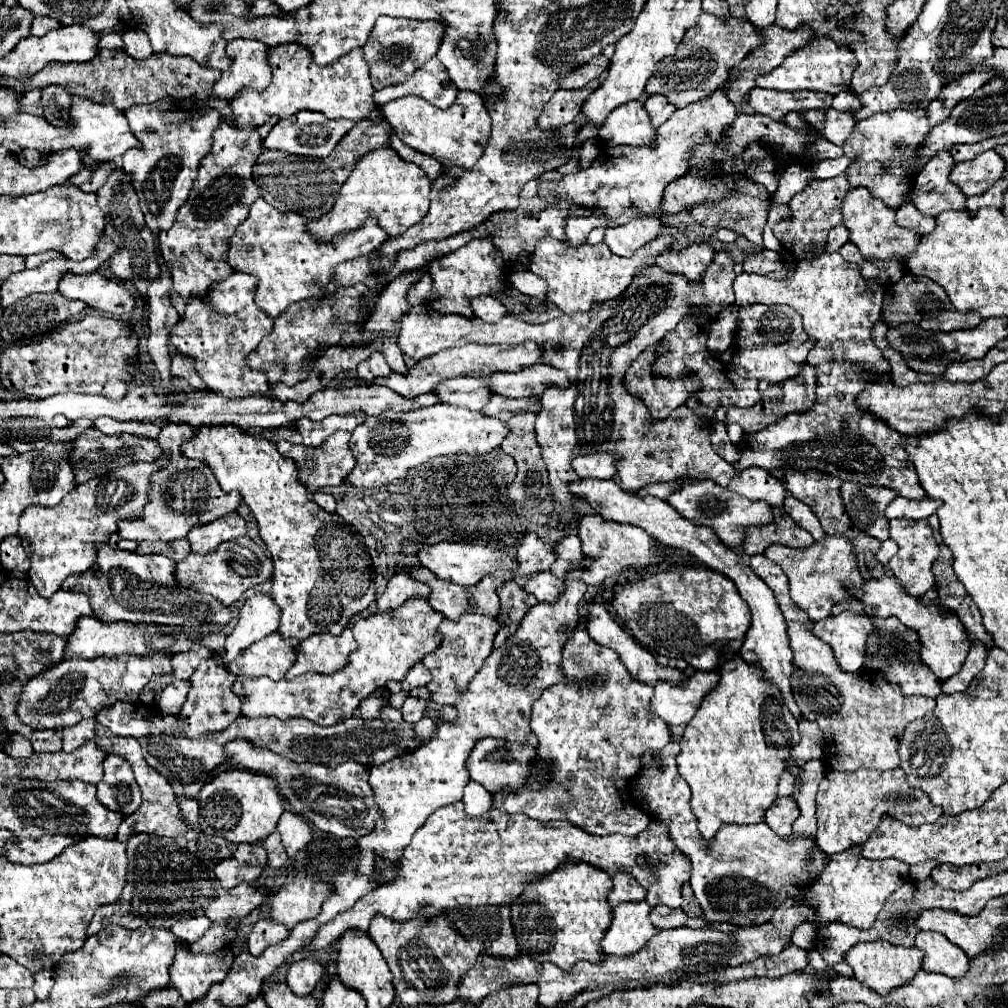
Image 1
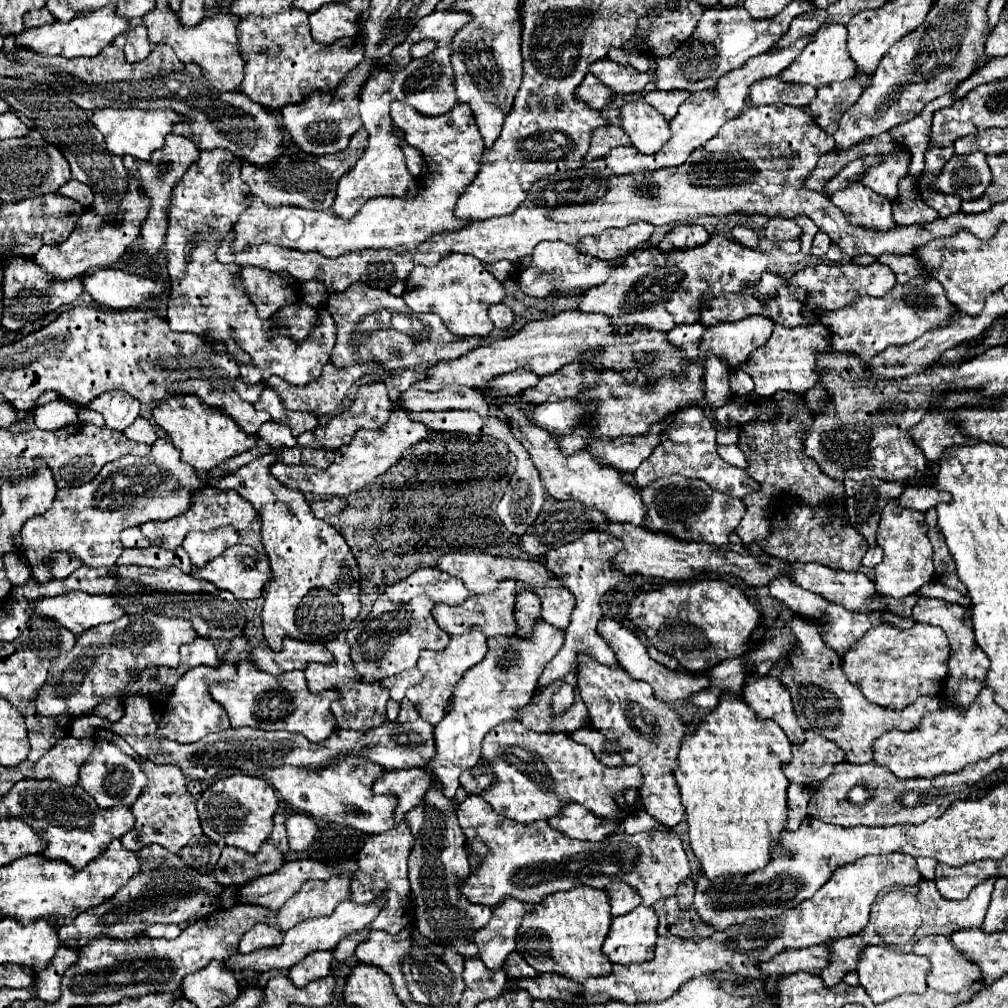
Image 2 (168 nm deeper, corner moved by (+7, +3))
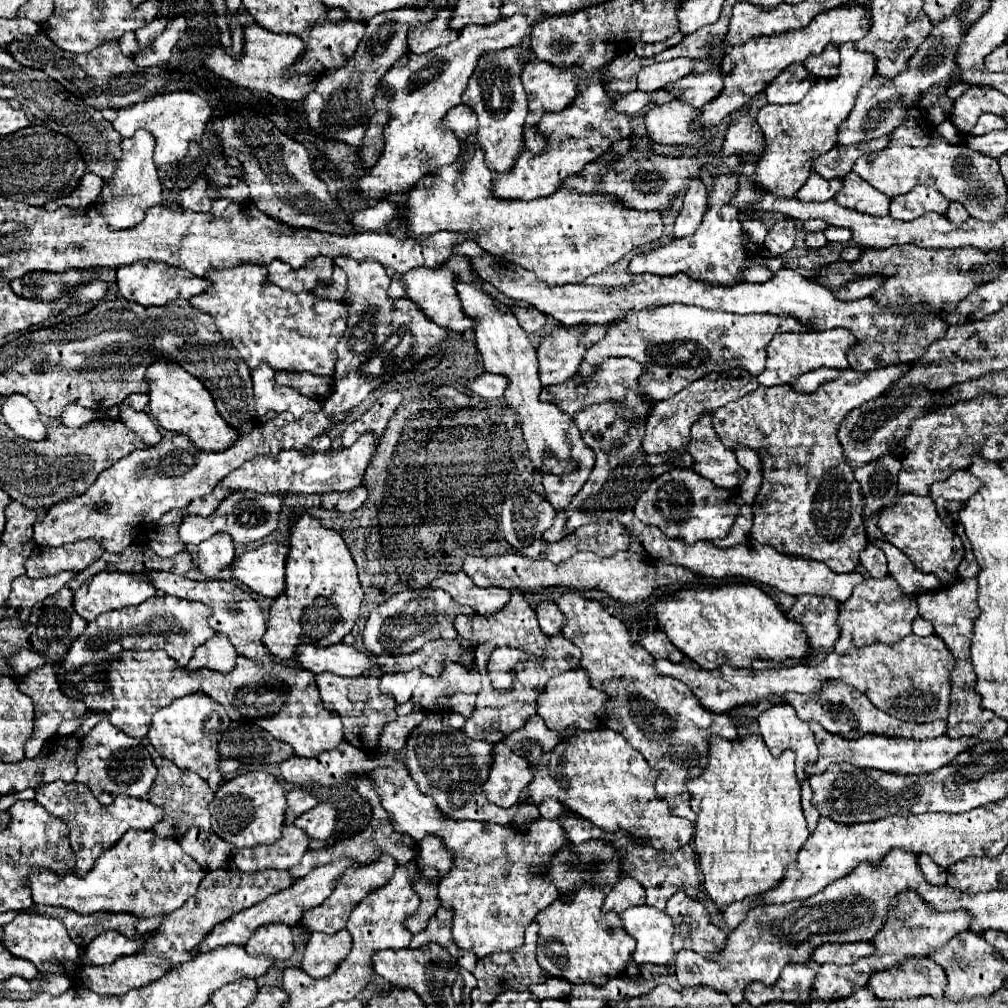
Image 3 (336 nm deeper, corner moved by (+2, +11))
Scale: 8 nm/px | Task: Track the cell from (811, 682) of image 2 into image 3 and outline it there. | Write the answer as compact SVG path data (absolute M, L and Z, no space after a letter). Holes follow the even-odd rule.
M833 680L833 682L825 684L821 688L821 694L811 696L811 698L809 696L799 696L799 694L787 694L785 702L795 708L797 716L801 720L819 722L827 732L839 734L839 736L843 736L847 740L855 740L855 738L861 738L865 734L877 734L877 736L889 736L889 738L925 740L925 738L941 736L947 730L945 720L937 720L937 722L919 726L919 724L911 724L911 722L903 722L903 720L897 720L893 716L887 716L885 712L877 712L877 708L867 700L867 696L863 696L855 688L849 688L841 680Z

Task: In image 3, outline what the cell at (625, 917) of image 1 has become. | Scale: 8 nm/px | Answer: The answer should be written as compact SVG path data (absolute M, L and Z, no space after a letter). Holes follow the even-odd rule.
M635 906L629 908L627 912L621 914L623 926L625 930L637 940L637 948L633 952L633 960L641 966L641 964L671 964L675 958L675 950L671 944L673 938L673 920L665 914L665 912L657 912L655 908L649 906Z

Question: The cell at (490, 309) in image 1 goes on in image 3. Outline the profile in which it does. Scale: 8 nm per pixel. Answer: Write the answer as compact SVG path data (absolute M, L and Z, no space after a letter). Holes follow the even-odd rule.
M513 308L513 314L519 320L521 328L529 334L541 332L547 326L547 316L543 312L537 312L535 308Z

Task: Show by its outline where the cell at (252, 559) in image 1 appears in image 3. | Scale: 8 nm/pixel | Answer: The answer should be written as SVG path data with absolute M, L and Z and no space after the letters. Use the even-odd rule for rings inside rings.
M269 542L269 544L263 544L255 550L249 550L249 552L241 554L239 558L235 558L233 564L229 566L229 570L233 572L233 580L239 580L249 590L253 590L261 596L275 598L277 594L283 594L283 590L285 590L285 562L287 562L287 556L289 556L289 546L287 544Z

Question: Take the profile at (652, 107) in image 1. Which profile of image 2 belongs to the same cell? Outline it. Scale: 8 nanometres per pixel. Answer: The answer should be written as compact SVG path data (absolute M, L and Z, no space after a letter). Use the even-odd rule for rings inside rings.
M652 88L650 92L646 92L642 96L644 102L652 104L660 114L664 114L666 120L672 120L678 112L678 106L688 98L688 92L680 92L680 90L656 90Z

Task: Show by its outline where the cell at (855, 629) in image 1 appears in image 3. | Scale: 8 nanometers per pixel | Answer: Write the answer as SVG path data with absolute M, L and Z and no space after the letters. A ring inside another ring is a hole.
M867 578L863 584L853 588L849 600L839 606L839 624L841 636L835 642L837 652L847 652L849 648L861 648L875 642L883 642L887 634L887 644L893 646L901 638L911 634L911 622L917 616L917 598L901 592L901 586L891 578ZM887 614L887 616L885 616Z

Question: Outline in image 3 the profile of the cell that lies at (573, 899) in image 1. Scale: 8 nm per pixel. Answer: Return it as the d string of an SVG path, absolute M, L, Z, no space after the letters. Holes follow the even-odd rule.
M581 888L581 892L575 896L573 902L565 904L561 900L555 900L549 908L537 914L539 924L539 940L537 940L537 962L551 978L561 978L571 984L595 984L603 986L609 978L621 976L625 972L625 964L629 964L633 954L633 938L621 928L621 918L615 912L601 912L601 906L605 902L605 892L599 888Z

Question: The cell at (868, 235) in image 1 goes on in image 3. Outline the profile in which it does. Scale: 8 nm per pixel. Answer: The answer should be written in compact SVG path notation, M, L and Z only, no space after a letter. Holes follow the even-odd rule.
M849 172L849 176L843 178L843 188L841 192L837 192L837 196L833 196L833 200L843 208L871 216L887 216L891 202L883 192L875 190L855 172Z

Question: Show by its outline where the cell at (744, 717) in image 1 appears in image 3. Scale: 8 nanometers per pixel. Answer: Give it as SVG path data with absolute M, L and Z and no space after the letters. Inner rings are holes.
M715 736L709 748L709 766L695 780L687 780L687 790L693 796L691 808L697 812L693 842L703 872L703 888L717 910L723 912L731 902L761 896L775 888L785 878L785 868L797 860L797 852L803 848L809 830L801 810L801 786L795 776L793 752L787 750L779 758L773 758L761 736L747 736L737 742Z

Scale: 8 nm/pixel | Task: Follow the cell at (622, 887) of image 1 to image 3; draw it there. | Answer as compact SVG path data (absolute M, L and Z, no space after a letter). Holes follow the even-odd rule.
M623 876L617 882L617 886L613 886L609 890L603 910L607 910L607 912L613 910L613 912L621 914L631 906L641 906L641 904L645 904L645 890L631 876Z

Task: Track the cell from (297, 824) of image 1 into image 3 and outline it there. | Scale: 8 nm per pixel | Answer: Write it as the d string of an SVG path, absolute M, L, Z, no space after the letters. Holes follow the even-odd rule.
M321 802L315 808L303 812L295 820L295 826L301 828L303 832L307 832L315 840L327 840L335 830L335 822L337 822L335 804L333 802Z

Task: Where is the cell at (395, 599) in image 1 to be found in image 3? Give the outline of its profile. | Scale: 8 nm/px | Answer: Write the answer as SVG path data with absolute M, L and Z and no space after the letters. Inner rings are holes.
M465 572L457 574L445 574L431 582L431 588L441 588L453 596L455 602L463 606L471 606L481 616L491 616L505 608L509 602L511 590L507 588L479 588L473 584L473 580Z

